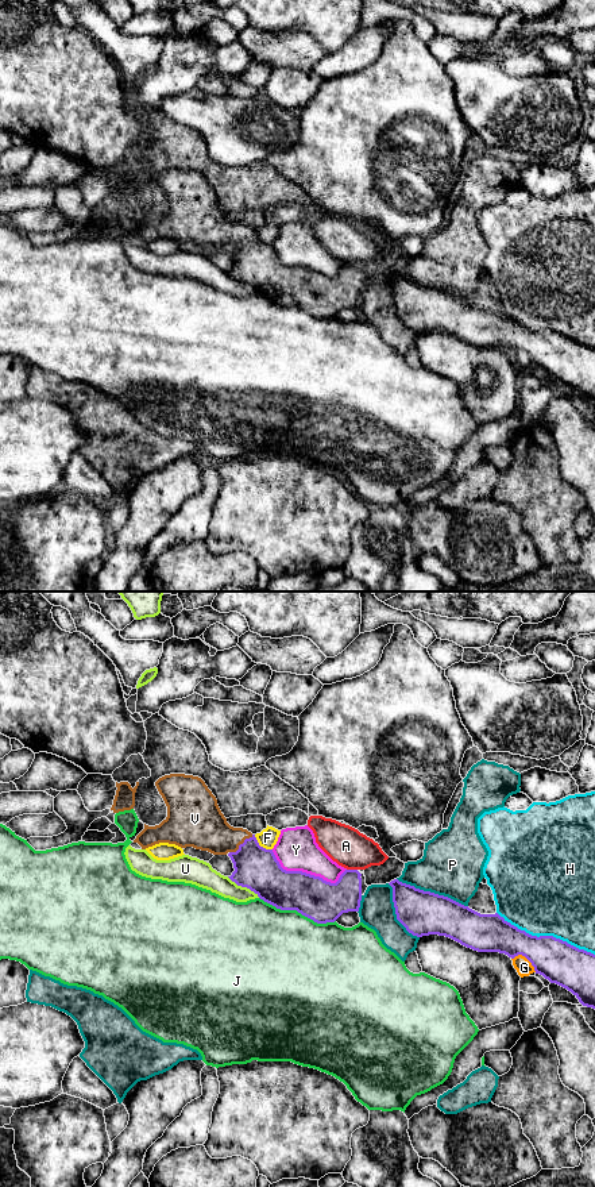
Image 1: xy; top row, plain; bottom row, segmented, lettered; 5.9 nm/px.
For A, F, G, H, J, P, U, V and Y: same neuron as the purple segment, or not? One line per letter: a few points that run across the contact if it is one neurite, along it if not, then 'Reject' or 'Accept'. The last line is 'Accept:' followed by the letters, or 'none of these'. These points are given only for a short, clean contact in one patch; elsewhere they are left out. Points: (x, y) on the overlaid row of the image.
A: Reject
F: Reject
G: Line: xy (512, 958), (522, 955), (536, 971). Reject
H: Reject
J: Reject
P: Reject
U: Line: xy (227, 877), (238, 885), (248, 887), (259, 897). Reject
V: Line: xy (257, 868), (240, 844), (203, 827). Accept
Y: Reject
Accept: V

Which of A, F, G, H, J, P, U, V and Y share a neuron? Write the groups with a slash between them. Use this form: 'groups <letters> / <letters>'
groups A / F / G / H / J / P / U / V / Y

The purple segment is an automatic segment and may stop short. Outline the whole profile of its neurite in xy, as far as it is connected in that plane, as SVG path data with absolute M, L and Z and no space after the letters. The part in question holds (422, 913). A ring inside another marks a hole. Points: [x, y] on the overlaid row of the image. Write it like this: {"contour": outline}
{"contour": "M394 879L397 920L417 937L438 934L478 952L525 956L550 983L571 991L583 1006L595 1009L595 955L553 936L532 936L498 913L480 914L448 897Z"}

